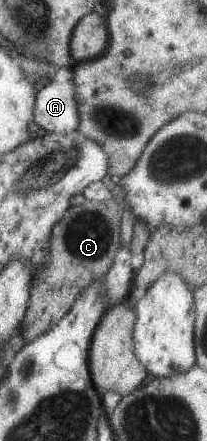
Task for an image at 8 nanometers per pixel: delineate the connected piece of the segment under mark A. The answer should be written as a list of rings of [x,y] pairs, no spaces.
[[[72,79],[57,83],[52,80],[36,92],[34,109],[32,109],[32,119],[34,124],[42,128],[47,133],[66,134],[76,130],[78,126],[78,101],[76,101],[76,91],[74,91]]]

